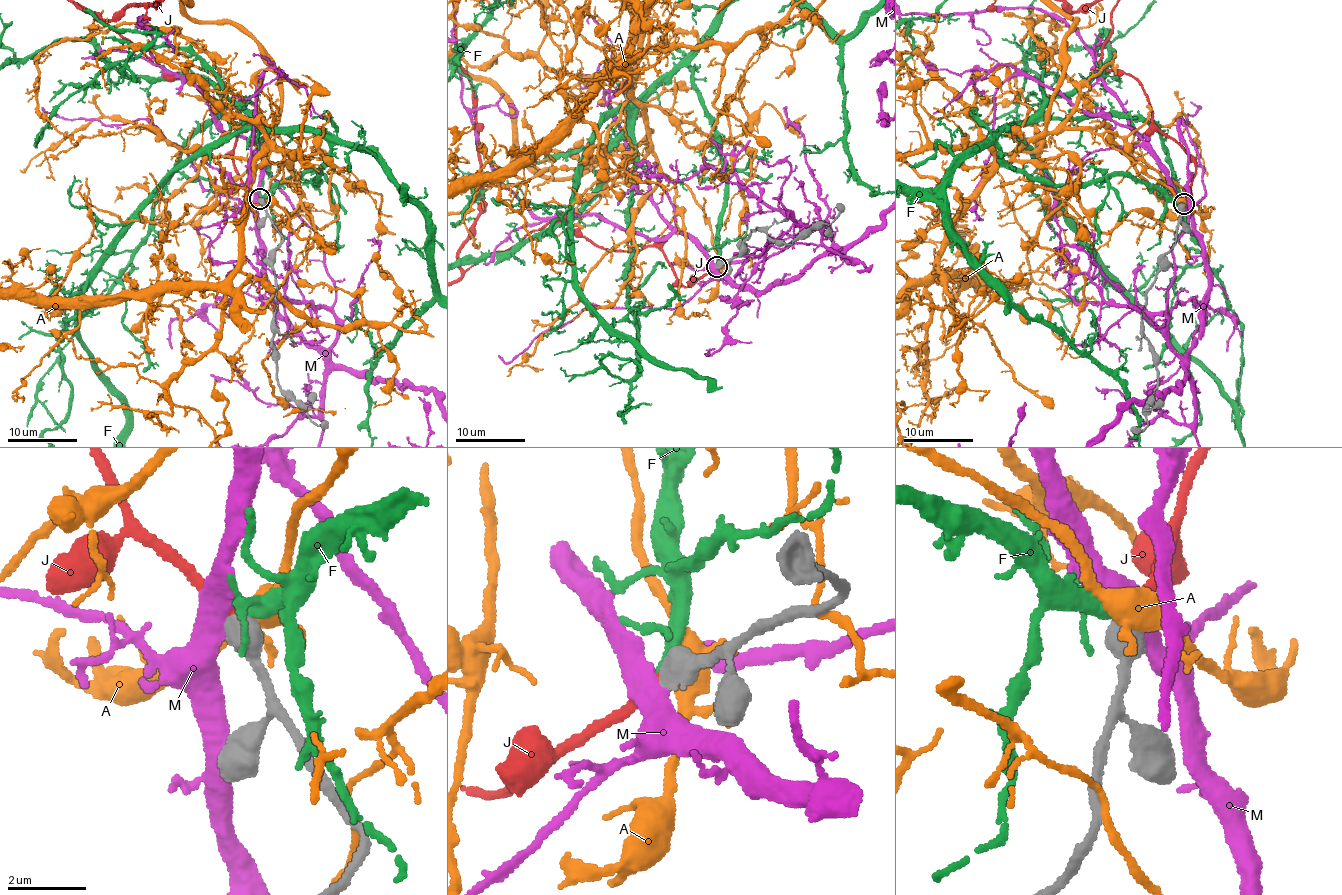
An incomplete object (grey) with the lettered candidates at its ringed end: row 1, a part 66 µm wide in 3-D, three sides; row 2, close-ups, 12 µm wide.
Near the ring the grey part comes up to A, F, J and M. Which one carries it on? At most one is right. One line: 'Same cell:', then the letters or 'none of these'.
Same cell: J

